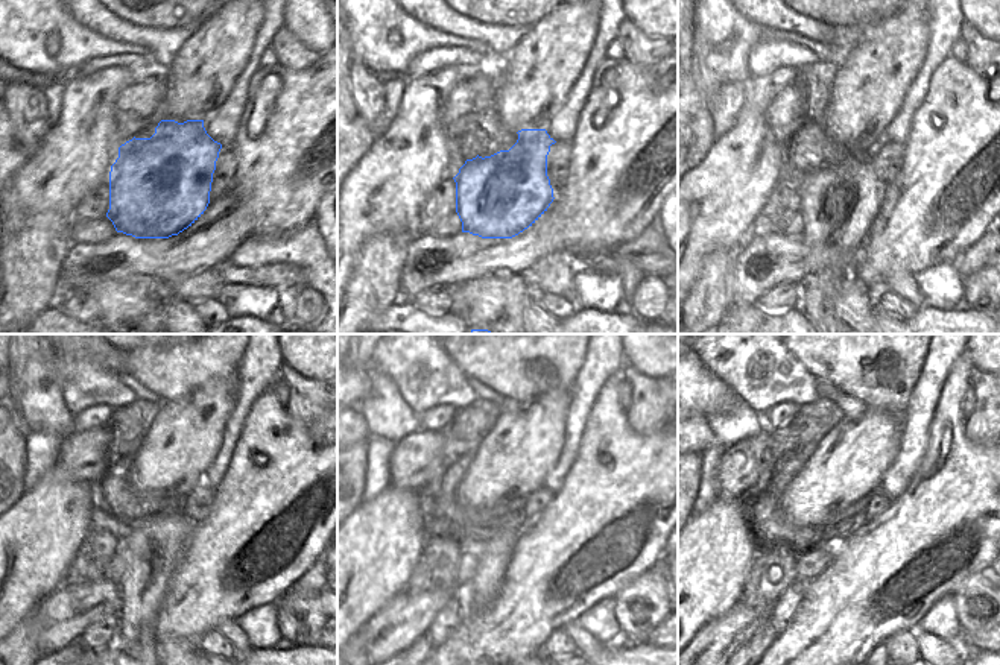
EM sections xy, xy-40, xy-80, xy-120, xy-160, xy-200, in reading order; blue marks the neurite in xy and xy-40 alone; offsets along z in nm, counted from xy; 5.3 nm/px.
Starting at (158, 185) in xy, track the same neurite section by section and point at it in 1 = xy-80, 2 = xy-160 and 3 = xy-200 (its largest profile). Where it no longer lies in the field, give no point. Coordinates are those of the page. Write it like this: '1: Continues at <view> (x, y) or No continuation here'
1: Continues at xy-80 (838, 205)
2: Continues at xy-160 (494, 553)
3: Continues at xy-200 (819, 542).

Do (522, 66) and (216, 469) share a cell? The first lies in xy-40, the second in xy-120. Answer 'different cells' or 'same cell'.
different cells

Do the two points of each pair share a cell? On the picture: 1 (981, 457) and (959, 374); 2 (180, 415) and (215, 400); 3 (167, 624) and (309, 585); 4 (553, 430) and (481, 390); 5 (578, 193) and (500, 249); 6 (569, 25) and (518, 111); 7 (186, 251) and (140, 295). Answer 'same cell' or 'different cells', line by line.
1: same cell
2: same cell
3: different cells
4: different cells
5: different cells
6: same cell
7: different cells

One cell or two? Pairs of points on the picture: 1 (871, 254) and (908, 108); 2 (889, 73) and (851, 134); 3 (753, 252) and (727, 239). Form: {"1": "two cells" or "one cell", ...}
{"1": "two cells", "2": "one cell", "3": "two cells"}

